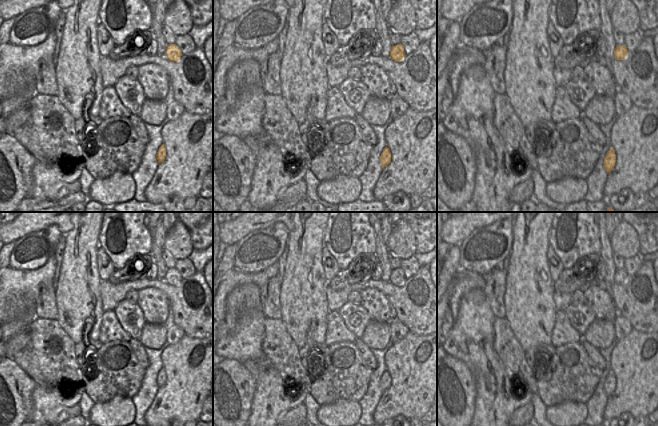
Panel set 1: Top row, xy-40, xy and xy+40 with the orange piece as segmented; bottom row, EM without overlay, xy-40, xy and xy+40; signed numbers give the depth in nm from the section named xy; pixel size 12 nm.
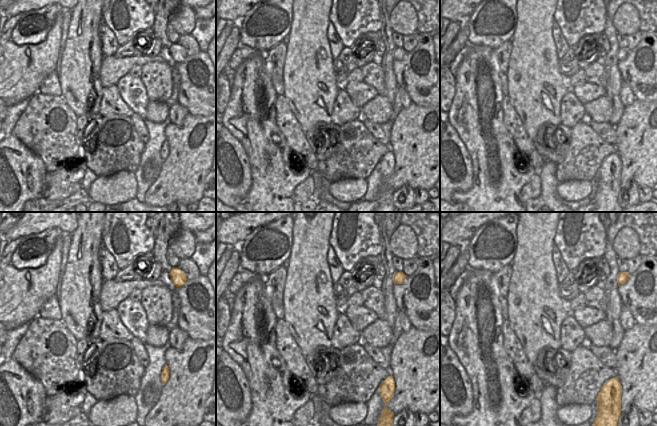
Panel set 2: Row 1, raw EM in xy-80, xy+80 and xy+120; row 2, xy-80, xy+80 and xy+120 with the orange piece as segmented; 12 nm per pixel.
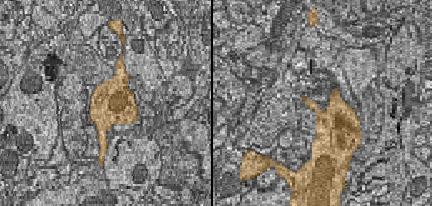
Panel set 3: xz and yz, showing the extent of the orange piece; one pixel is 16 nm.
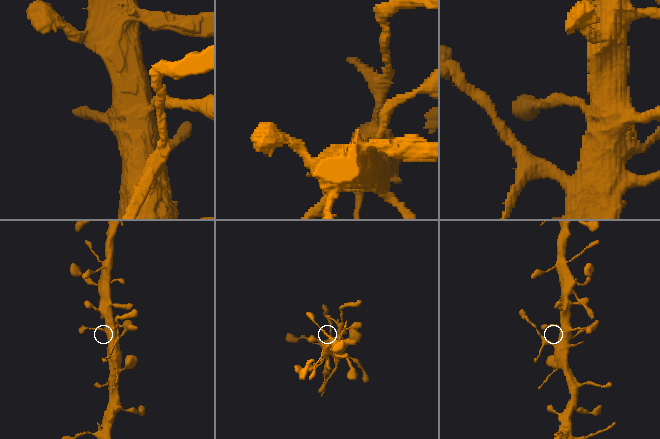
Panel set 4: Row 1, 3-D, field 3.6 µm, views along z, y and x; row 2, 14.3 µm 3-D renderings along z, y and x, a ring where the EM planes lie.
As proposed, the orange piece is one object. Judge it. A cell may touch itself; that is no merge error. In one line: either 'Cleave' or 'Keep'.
Cleave

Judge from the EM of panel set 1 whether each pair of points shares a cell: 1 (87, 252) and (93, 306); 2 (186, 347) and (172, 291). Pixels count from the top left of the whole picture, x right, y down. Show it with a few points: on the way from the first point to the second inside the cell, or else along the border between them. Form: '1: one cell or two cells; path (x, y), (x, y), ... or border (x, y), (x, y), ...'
1: one cell; path (87, 265), (87, 293)
2: two cells; border (185, 333), (188, 336), (202, 339)

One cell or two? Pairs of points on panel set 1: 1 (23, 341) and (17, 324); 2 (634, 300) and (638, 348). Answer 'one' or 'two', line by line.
1: two
2: two

